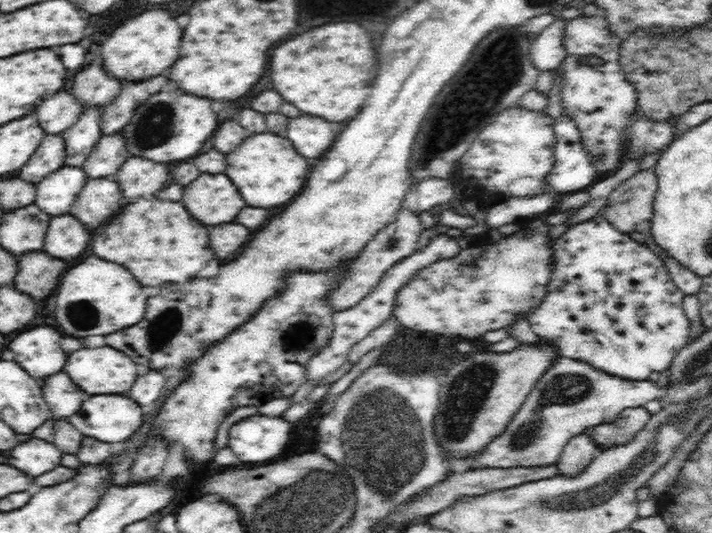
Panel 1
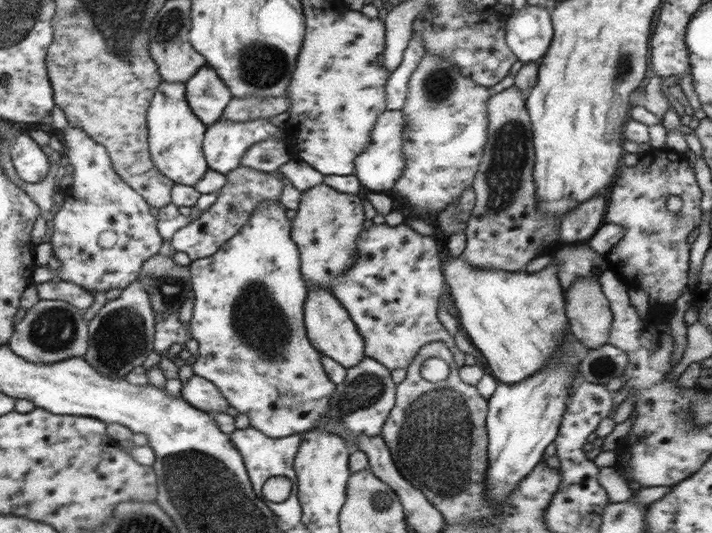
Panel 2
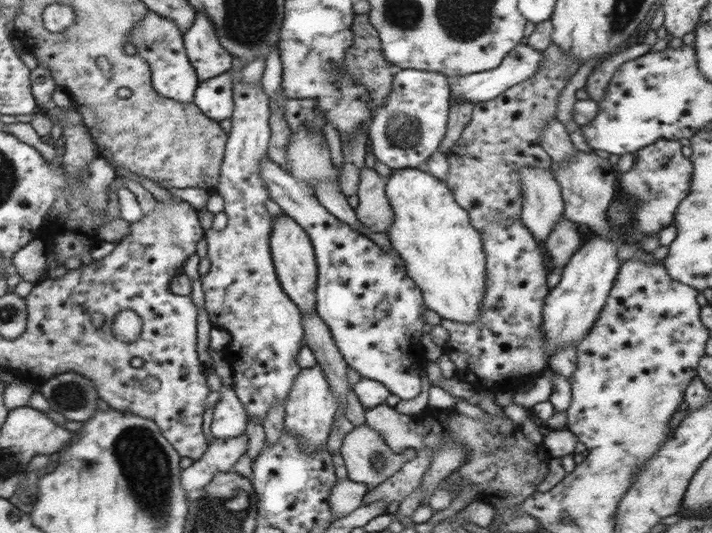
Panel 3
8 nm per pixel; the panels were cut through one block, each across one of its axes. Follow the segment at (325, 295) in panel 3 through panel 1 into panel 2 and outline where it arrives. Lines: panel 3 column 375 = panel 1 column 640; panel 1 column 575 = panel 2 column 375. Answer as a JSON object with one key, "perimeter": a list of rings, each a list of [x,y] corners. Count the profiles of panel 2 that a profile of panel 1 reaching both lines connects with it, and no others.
{"perimeter":[[[382,224],[364,228],[356,242],[358,260],[348,272],[334,278],[330,286],[330,291],[342,306],[346,307],[350,318],[364,337],[365,357],[374,358],[391,371],[396,368],[408,368],[422,346],[434,341],[446,343],[456,364],[459,367],[465,365],[466,353],[456,347],[454,336],[448,333],[437,315],[445,278],[442,274],[442,250],[436,242],[435,236],[424,236],[404,224],[394,227]]]}

